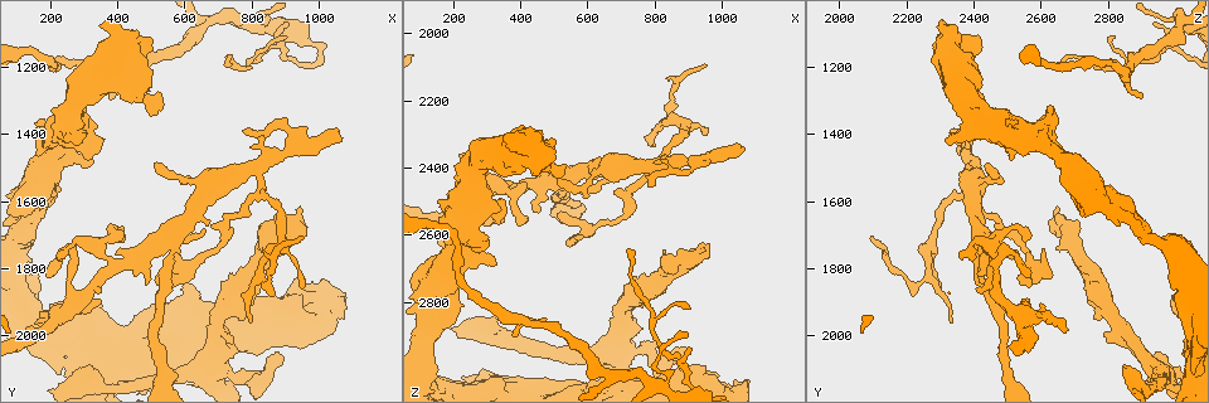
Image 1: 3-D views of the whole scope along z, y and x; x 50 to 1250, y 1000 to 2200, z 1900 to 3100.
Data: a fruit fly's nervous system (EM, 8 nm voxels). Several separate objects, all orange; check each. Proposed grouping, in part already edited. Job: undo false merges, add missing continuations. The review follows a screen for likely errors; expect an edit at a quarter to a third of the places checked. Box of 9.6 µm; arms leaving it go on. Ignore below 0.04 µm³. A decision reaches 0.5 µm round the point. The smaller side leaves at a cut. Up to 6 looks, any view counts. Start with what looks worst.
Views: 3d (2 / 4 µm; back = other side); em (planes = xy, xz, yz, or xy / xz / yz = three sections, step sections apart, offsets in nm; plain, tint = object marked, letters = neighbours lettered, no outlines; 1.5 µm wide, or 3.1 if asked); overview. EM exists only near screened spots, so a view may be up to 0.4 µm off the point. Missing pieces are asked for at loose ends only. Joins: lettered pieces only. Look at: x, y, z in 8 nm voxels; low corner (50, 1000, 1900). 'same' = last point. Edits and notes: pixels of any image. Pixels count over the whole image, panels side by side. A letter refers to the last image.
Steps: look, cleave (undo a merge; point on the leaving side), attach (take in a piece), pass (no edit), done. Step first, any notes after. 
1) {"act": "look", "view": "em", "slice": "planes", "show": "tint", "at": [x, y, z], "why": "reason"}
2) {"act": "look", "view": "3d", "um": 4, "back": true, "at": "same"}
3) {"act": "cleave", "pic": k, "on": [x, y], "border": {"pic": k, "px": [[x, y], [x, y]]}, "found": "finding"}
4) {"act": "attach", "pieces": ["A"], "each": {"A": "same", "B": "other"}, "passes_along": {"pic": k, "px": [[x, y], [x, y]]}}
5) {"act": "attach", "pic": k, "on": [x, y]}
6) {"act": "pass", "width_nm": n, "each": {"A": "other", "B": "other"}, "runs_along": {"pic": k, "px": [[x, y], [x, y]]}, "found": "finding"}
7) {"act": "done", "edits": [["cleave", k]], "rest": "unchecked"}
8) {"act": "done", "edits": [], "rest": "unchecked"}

{"act": "look", "view": "3d", "um": 2, "at": [330, 2080, 2840], "why": "branch stops here"}

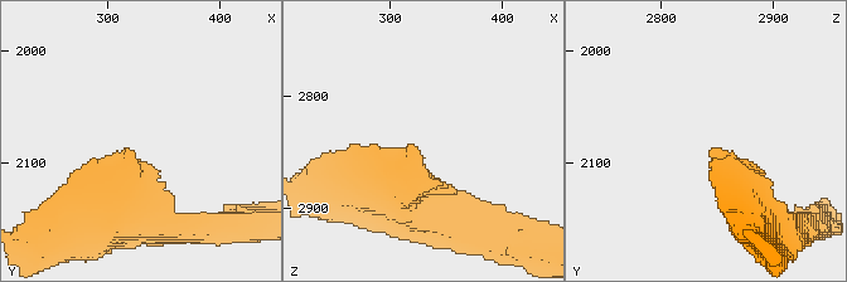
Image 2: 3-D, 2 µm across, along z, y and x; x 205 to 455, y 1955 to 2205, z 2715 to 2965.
{"act": "look", "view": "em", "slice": "xy", "step": 8, "show": "letters", "at": [322, 2088, 2844]}

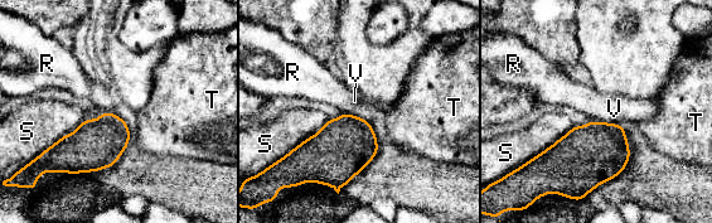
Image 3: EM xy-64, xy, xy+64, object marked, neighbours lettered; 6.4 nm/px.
{"act": "look", "view": "em", "slice": "planes", "show": "letters", "at": "same", "why": "another direction"}

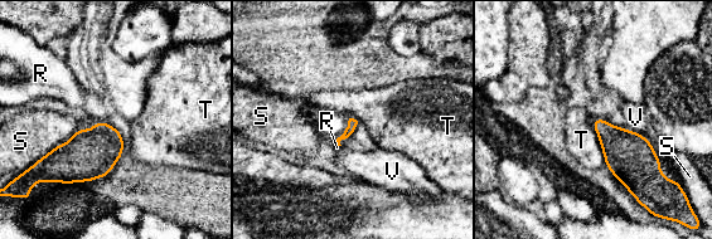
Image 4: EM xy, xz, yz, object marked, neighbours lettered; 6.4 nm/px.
{"act": "pass", "each": {"R": "other", "S": "other", "T": "other", "V": "other"}, "border": {"pic": 4, "px": [[591, 120], [605, 164]]}, "found": "no lettered piece goes on from it"}

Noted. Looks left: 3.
{"act": "look", "view": "em", "slice": "planes", "show": "letters", "at": [880, 2060, 2940], "why": "an open end"}

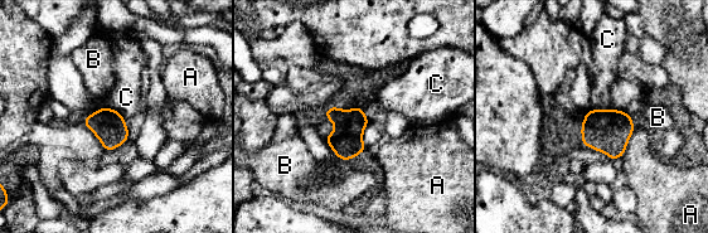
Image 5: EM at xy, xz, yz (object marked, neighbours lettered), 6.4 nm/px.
{"act": "pass", "each": {"A": "other", "B": "other", "C": "other"}, "border": {"pic": 5, "px": [[610, 107], [588, 110]]}, "found": "no lettered piece goes on from it"}

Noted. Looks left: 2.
{"act": "done", "edits": [], "rest": "unchecked"}

